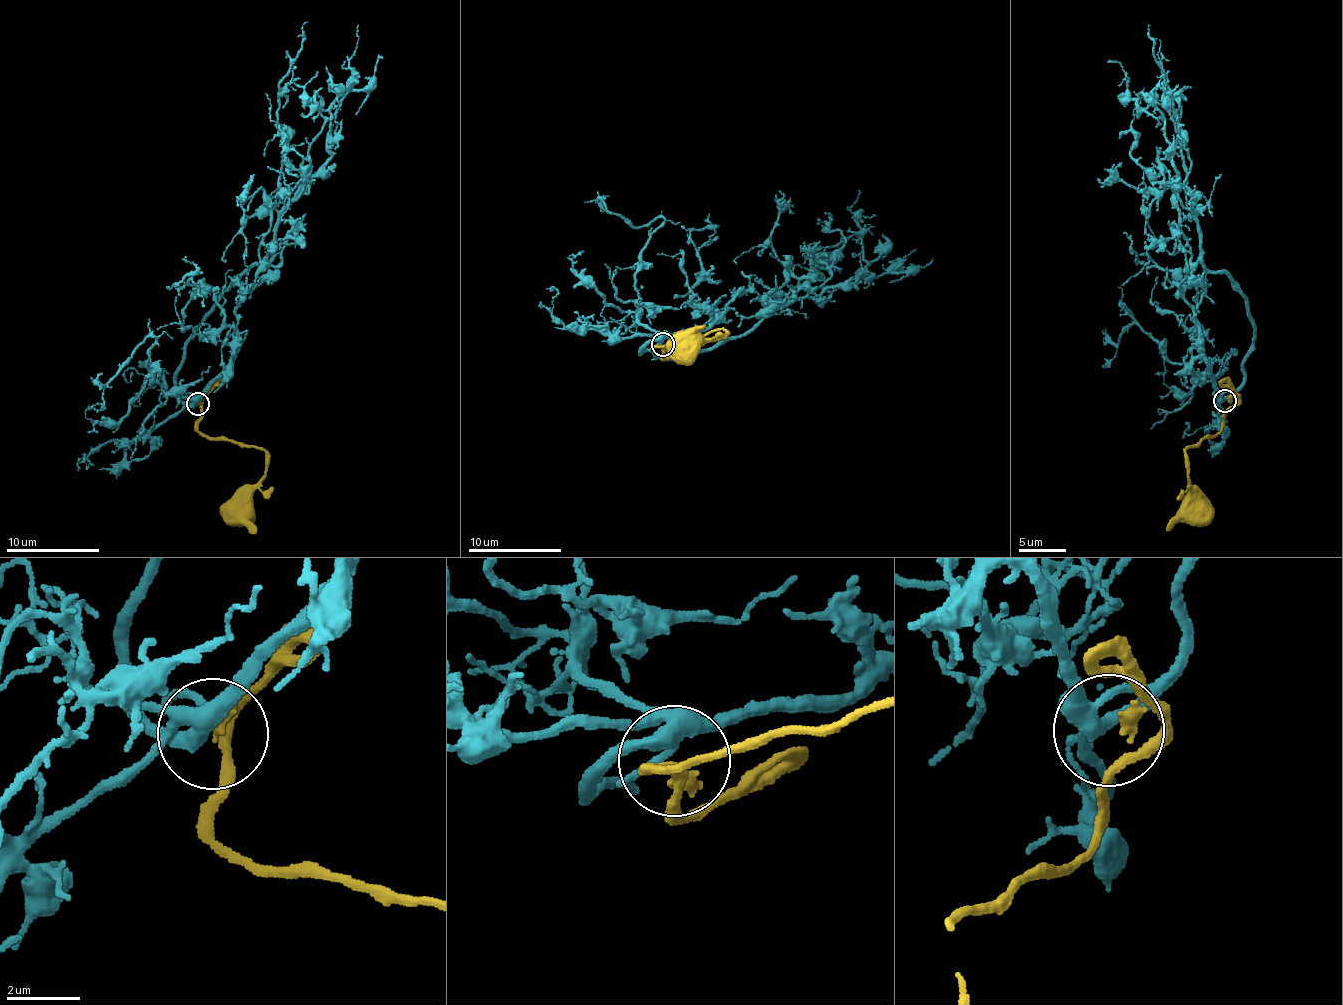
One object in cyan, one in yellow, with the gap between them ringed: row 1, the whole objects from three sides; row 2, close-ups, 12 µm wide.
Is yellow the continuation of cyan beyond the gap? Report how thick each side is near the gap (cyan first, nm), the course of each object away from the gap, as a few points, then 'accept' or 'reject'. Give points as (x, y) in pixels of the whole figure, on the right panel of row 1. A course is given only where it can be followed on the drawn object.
360/240 nm | cyan via (1222, 399), (1180, 284), (1200, 253), (1199, 219), (1186, 189), (1189, 150), (1177, 140), (1163, 88), (1159, 39) | yellow via (1229, 400), (1221, 430), (1188, 447), (1191, 510), (1197, 511) | accept

